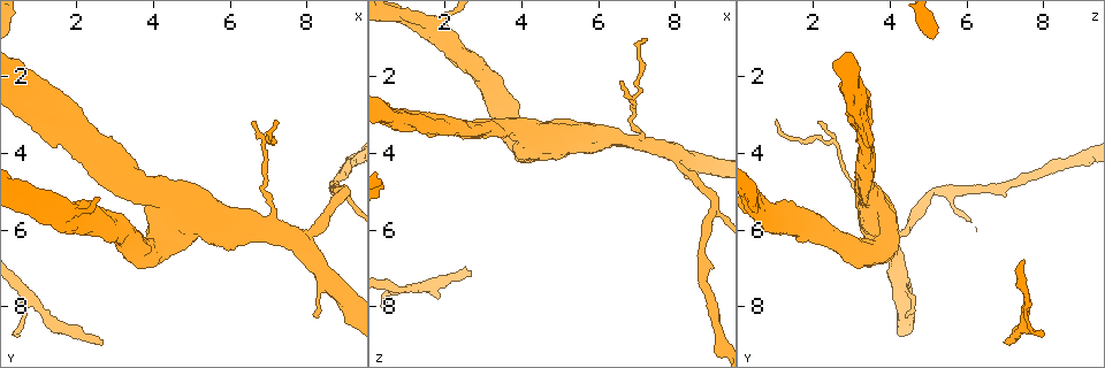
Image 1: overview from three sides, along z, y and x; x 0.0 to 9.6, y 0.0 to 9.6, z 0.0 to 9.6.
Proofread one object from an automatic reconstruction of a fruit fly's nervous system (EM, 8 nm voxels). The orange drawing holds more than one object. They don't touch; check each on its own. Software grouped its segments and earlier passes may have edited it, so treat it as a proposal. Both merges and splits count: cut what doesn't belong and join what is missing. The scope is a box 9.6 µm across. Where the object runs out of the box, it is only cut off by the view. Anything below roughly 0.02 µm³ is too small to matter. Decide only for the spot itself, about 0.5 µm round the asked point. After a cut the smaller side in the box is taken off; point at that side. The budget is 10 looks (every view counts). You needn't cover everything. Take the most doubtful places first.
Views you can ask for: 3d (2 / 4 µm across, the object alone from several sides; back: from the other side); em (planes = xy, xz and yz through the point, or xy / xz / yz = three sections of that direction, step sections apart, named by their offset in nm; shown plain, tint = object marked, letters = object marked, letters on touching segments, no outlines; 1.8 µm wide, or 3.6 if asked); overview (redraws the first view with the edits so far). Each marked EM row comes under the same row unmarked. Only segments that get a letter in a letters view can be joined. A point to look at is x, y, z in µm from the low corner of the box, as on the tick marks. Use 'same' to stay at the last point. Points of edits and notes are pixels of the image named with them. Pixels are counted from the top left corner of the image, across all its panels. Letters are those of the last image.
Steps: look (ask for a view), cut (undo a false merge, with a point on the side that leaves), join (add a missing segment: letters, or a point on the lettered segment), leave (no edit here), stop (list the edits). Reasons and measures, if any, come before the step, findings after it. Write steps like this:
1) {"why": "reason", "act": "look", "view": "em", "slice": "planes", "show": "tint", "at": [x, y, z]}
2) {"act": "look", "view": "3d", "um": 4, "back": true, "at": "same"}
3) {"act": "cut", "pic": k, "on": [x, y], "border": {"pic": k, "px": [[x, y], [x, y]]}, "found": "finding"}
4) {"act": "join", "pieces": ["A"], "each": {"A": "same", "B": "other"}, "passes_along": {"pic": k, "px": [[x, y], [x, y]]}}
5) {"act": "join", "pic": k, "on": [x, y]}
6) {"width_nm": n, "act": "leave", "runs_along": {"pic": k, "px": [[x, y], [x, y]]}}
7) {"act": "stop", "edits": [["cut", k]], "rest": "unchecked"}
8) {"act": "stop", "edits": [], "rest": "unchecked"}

{"why": "branch stops here", "act": "look", "view": "em", "slice": "planes", "show": "letters", "at": [2.60, 9.05, 7.05]}

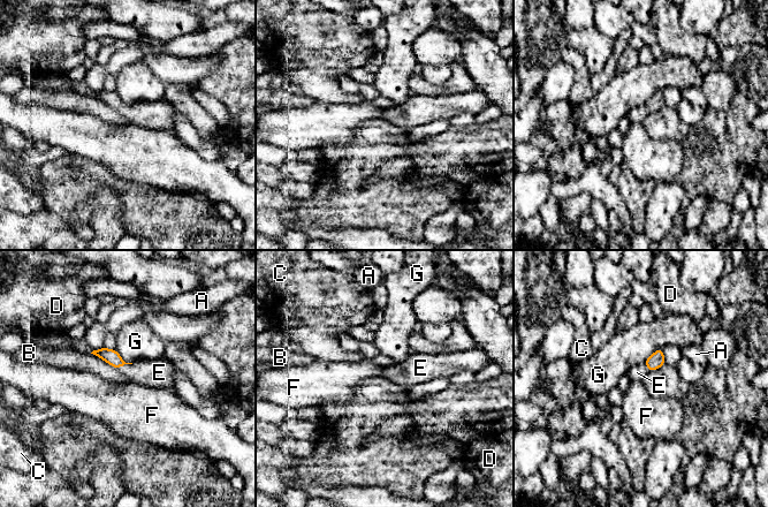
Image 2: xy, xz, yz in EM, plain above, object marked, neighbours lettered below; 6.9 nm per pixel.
{"longest_contact_nm": ["G", 160], "act": "join", "pic": 2, "on": [159, 372], "each": {"A": "other", "B": "other", "C": "other", "D": "other", "E": "same", "F": "other", "G": "other"}, "passes_along": {"pic": 2, "px": [[111, 356], [126, 363], [159, 372]]}, "found": "the neuron continues"}

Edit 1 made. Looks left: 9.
{"why": "redraw", "act": "look", "view": "overview"}

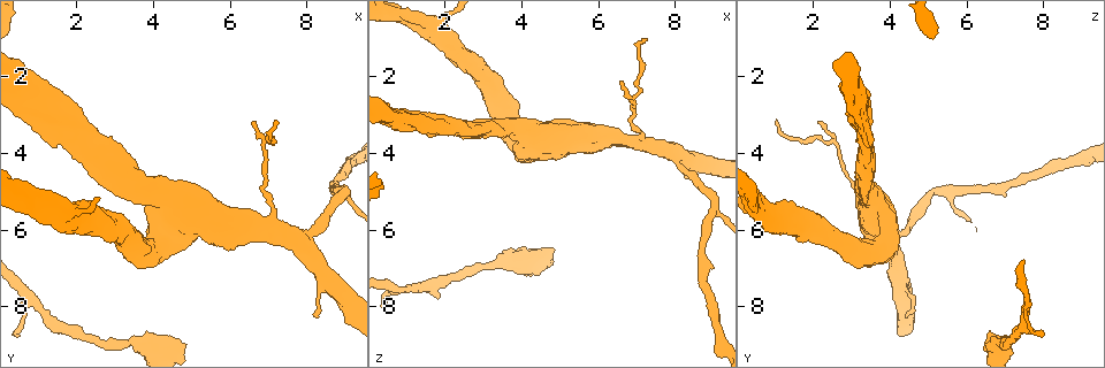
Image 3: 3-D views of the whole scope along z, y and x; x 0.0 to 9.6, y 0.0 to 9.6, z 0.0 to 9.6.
{"why": "a fork", "act": "look", "view": "3d", "um": 2, "at": [2.25, 3.75, 3.30]}

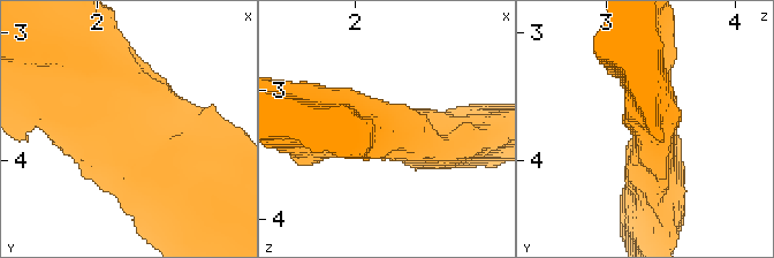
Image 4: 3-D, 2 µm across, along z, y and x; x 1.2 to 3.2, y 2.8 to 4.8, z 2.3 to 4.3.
{"why": "now the EM", "act": "look", "view": "em", "slice": "planes", "show": "letters", "at": [2.20, 3.78, 3.34]}

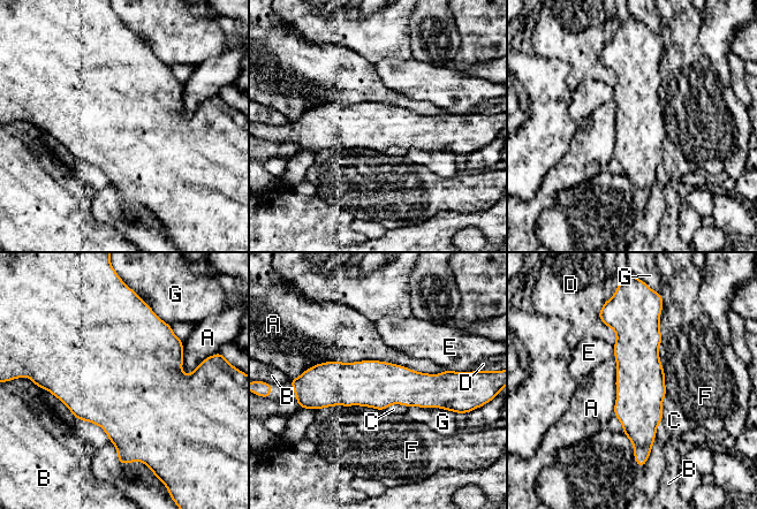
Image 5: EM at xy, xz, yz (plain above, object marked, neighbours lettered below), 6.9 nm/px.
{"arms": 3, "act": "leave", "each": {"A": "other", "B": "other", "C": "other", "D": "other", "E": "other", "F": "other", "G": "other"}, "runs_along": {"pic": 5, "px": [[309, 375], [327, 384], [447, 387]]}, "found": "all the same neuron"}

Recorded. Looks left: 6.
{"why": "sudden change in width", "act": "look", "view": "em", "um": 3.6, "slice": "yz", "step": 8, "show": "tint", "at": [6.35, 5.95, 3.60]}

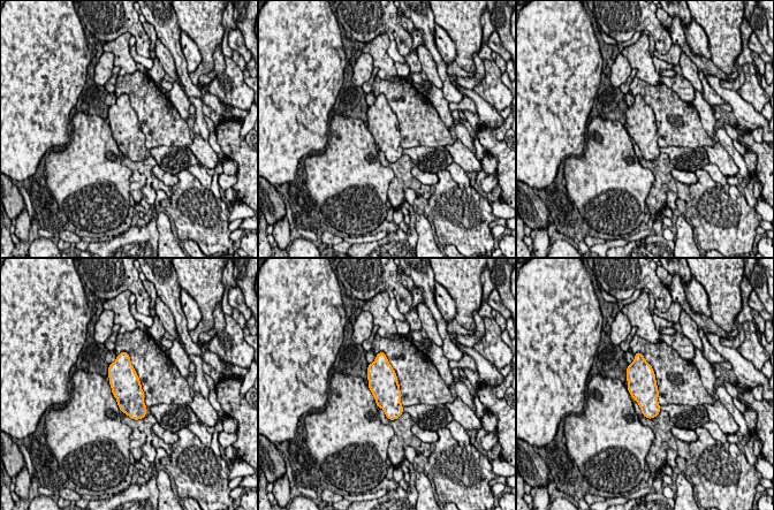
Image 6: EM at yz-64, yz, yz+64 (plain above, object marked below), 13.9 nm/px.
{"why": "another direction", "act": "look", "view": "em", "um": 3.6, "slice": "planes", "show": "letters", "at": "same"}

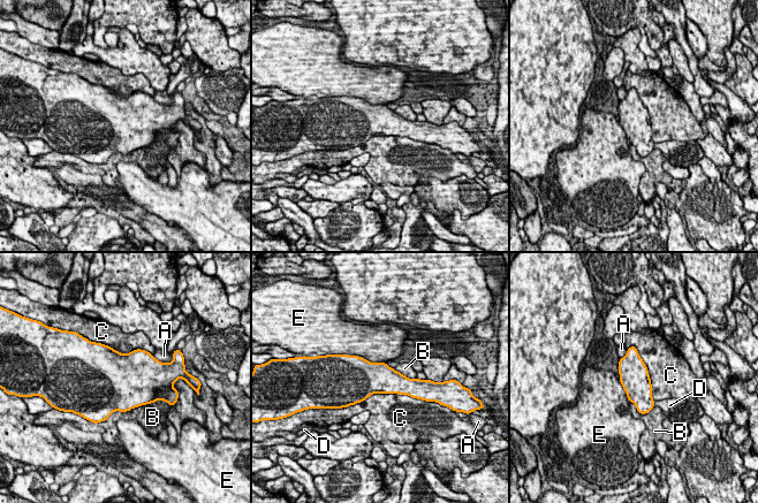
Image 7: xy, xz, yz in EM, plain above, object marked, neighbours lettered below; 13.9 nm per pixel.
{"act": "leave", "each": {"A": "other", "B": "other", "C": "other", "D": "other", "E": "other"}, "border": {"pic": 7, "px": [[416, 397], [371, 394], [349, 406]]}, "found": "one neuron here"}

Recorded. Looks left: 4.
{"why": "four-way junction", "act": "look", "view": "3d", "um": 4, "at": [1.60, 5.45, 0.65]}

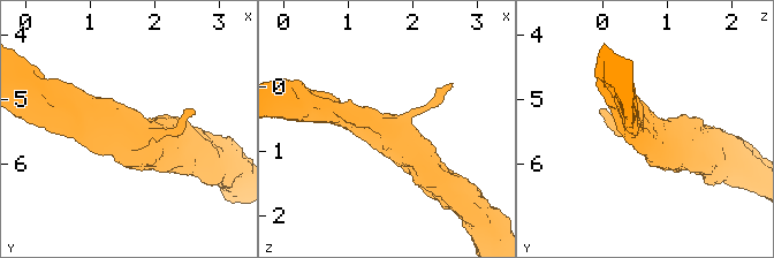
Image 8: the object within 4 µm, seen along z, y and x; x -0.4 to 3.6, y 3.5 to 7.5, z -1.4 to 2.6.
{"act": "look", "view": "em", "um": 3.6, "slice": "yz", "step": 4, "show": "tint", "at": [1.55, 5.40, 0.65]}

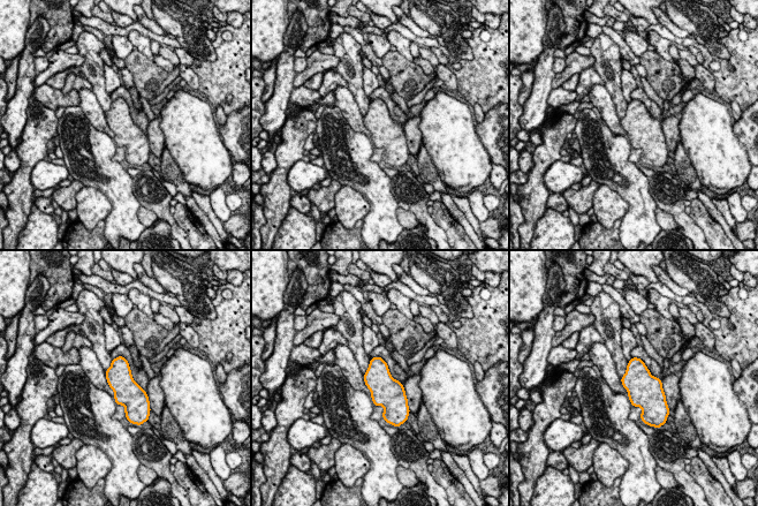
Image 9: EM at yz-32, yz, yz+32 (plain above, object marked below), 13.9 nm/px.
{"act": "look", "view": "em", "um": 3.6, "slice": "planes", "show": "letters", "at": "same"}

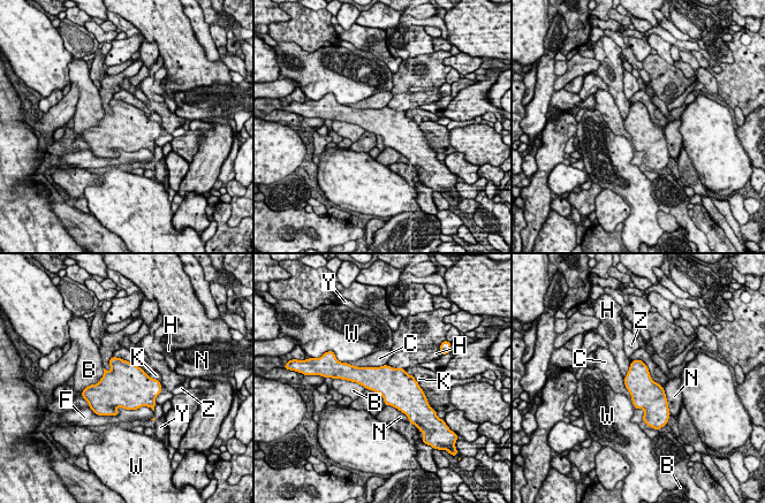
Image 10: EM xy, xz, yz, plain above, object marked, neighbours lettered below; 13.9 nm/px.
{"width_nm": 420, "act": "leave", "each": {"B": "other", "C": "other", "F": "other", "H": "other", "K": "other", "N": "other", "W": "other", "Y": "other", "Z": "other"}, "border": {"pic": 10, "px": [[349, 364], [357, 366], [386, 365]]}, "found": "one neuron here"}

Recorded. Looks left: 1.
{"act": "stop", "edits": [["join", 2]], "rest": "unchecked"}

